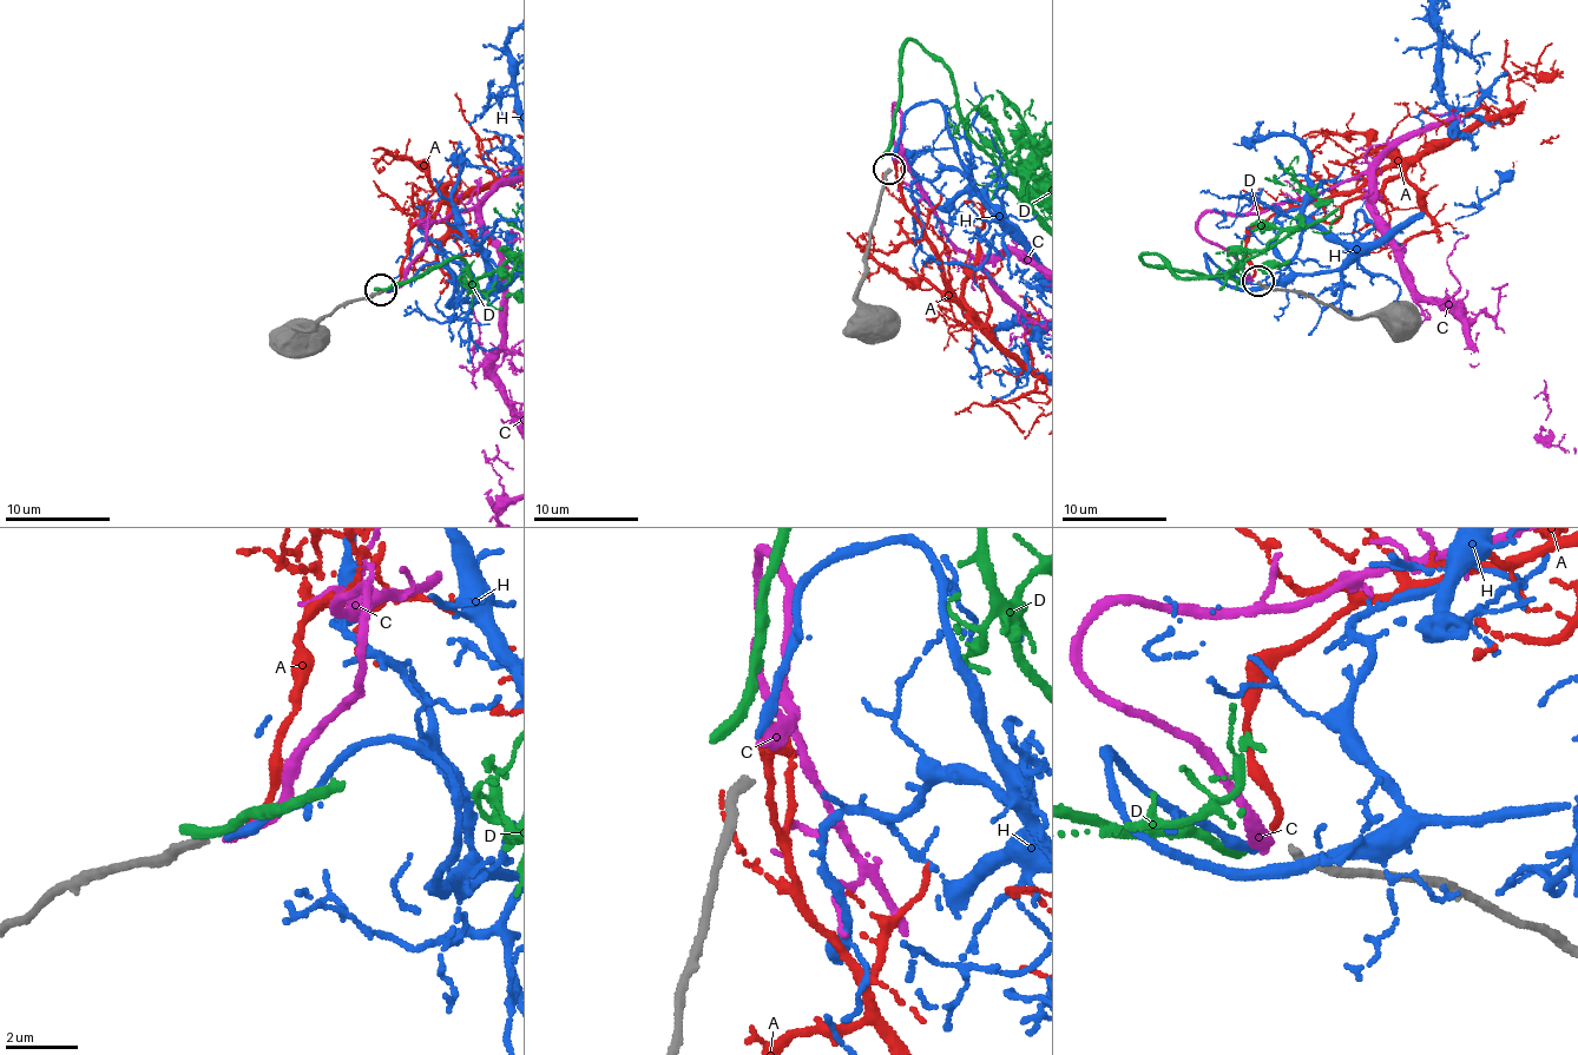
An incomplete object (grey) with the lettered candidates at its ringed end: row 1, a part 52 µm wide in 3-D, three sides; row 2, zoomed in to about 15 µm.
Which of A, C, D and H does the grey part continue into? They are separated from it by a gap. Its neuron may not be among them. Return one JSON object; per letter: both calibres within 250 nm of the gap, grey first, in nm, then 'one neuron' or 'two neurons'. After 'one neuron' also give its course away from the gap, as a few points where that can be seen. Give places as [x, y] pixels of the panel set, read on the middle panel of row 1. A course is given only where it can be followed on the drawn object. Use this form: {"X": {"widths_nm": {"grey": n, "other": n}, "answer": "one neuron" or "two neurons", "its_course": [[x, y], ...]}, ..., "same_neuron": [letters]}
{"A": {"widths_nm": {"grey": 240, "other": 180}, "answer": "two neurons"}, "C": {"widths_nm": {"grey": 240, "other": 320}, "answer": "one neuron"}, "D": {"widths_nm": {"grey": 240, "other": 320}, "answer": "two neurons"}, "H": {"widths_nm": {"grey": 240, "other": 240}, "answer": "two neurons"}, "same_neuron": ["C"]}

